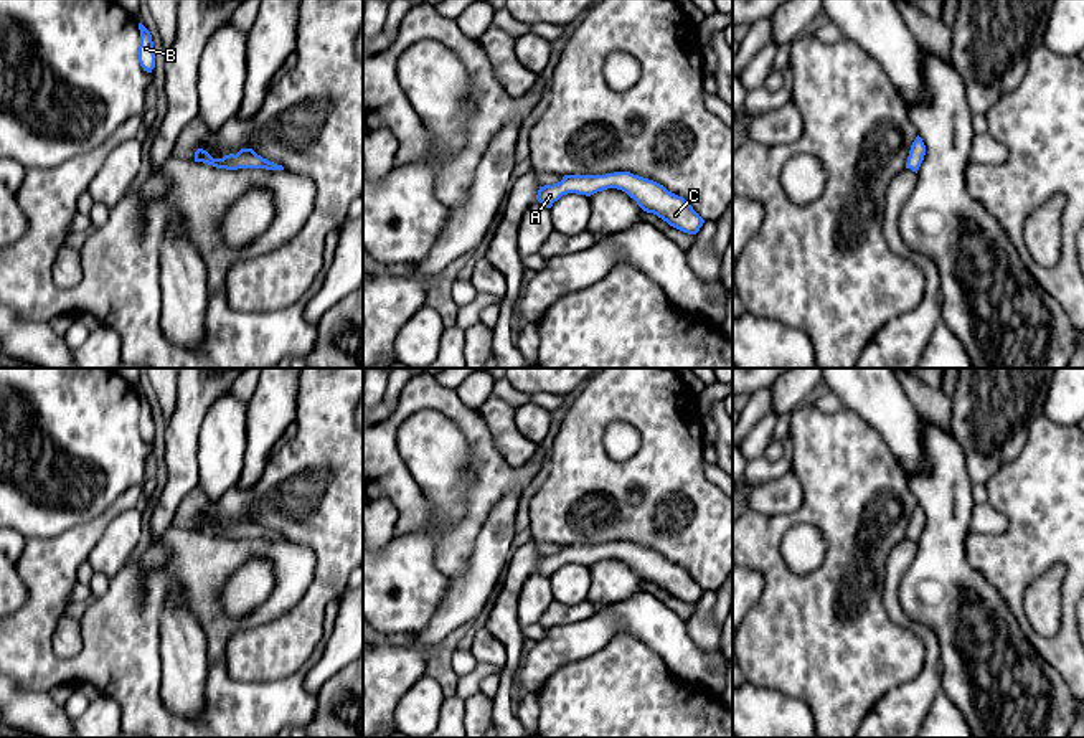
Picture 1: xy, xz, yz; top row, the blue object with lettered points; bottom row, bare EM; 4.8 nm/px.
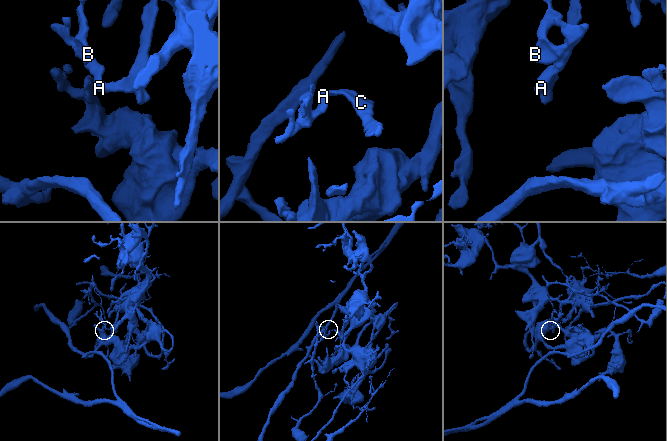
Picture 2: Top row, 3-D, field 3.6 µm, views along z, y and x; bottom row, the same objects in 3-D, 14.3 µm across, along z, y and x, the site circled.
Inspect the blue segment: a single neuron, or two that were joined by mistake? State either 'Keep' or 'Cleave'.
Cleave

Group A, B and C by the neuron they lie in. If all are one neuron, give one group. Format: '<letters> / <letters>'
A B / C

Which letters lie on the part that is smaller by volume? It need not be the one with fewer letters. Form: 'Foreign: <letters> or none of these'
Foreign: A, B

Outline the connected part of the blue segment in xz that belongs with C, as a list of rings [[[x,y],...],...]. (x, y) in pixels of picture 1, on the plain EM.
[[[614,542],[606,546],[606,553],[609,558],[625,561],[643,581],[657,584],[683,603],[696,604],[705,593],[683,566],[668,561],[653,550],[630,542]]]

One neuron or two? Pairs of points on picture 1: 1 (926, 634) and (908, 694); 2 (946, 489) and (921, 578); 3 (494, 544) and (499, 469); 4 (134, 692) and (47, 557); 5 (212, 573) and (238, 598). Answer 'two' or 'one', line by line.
1: one
2: one
3: two
4: one
5: two

